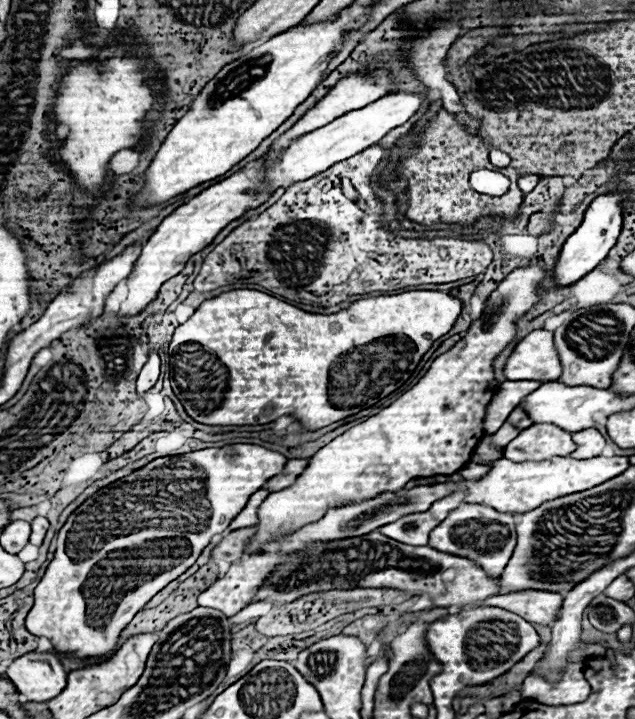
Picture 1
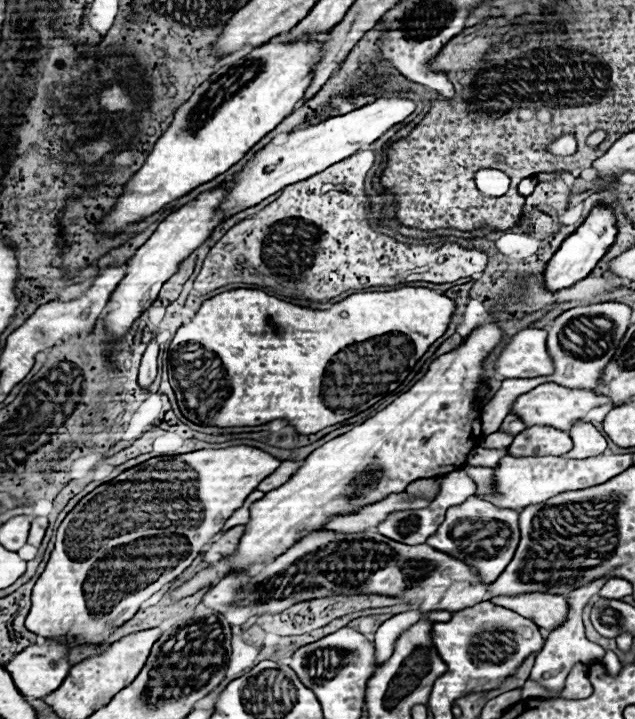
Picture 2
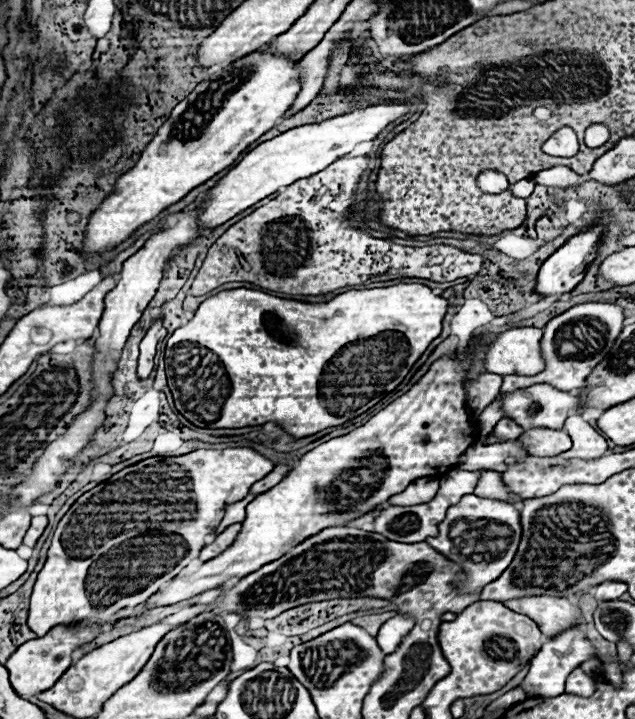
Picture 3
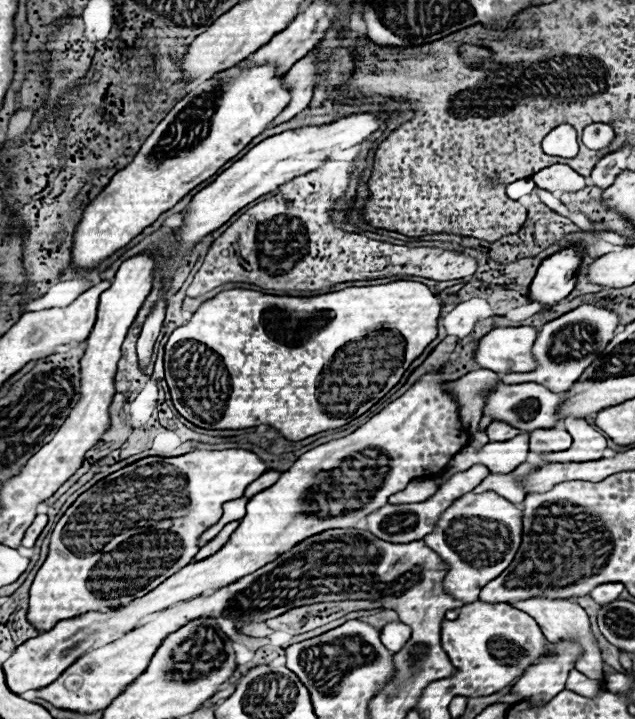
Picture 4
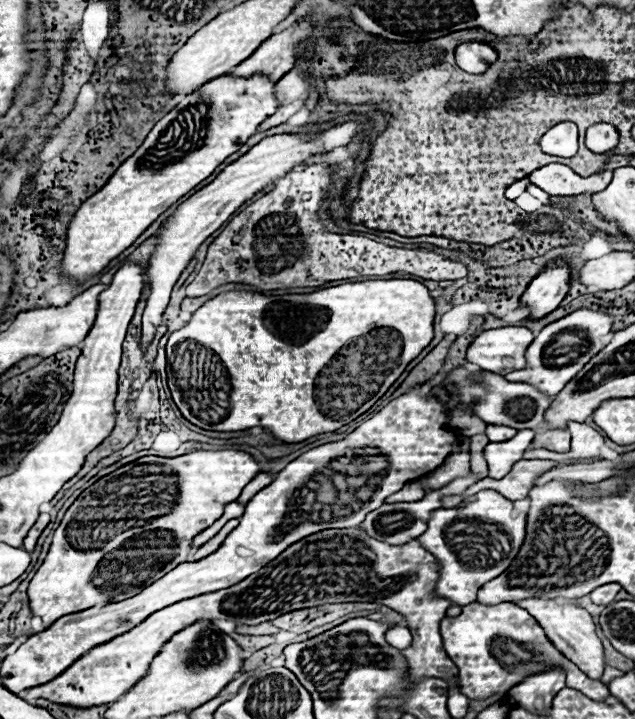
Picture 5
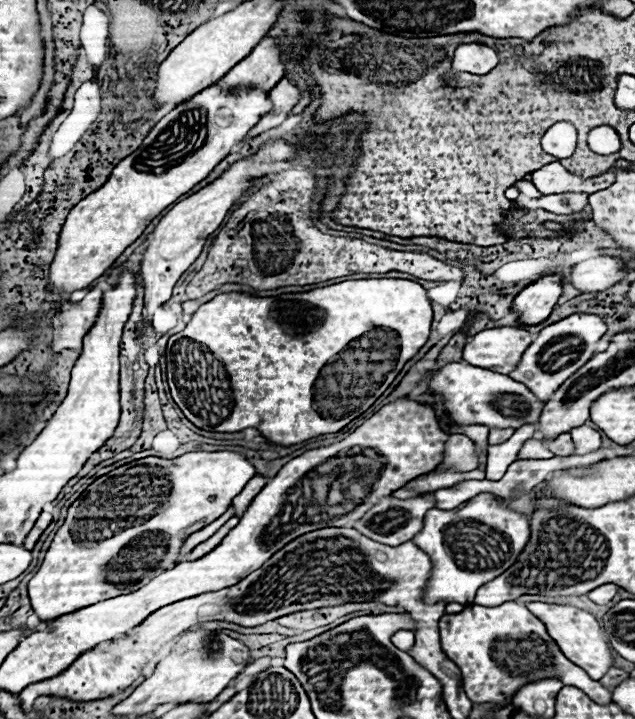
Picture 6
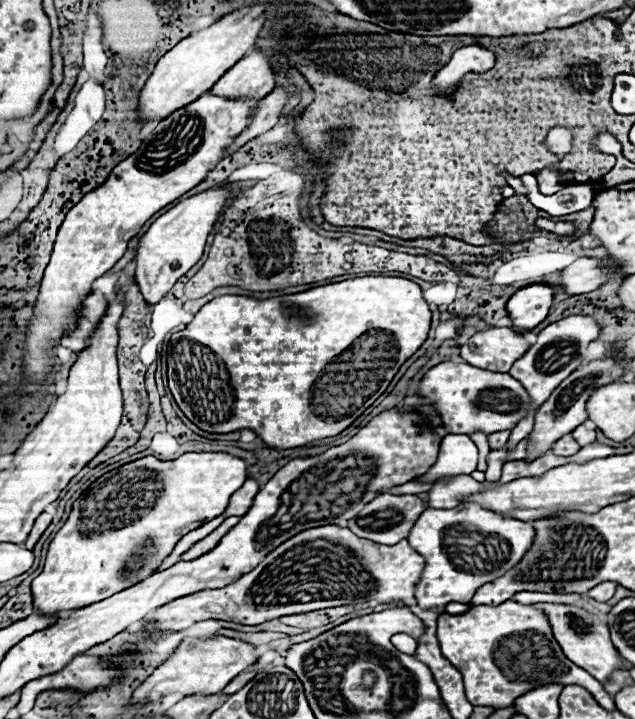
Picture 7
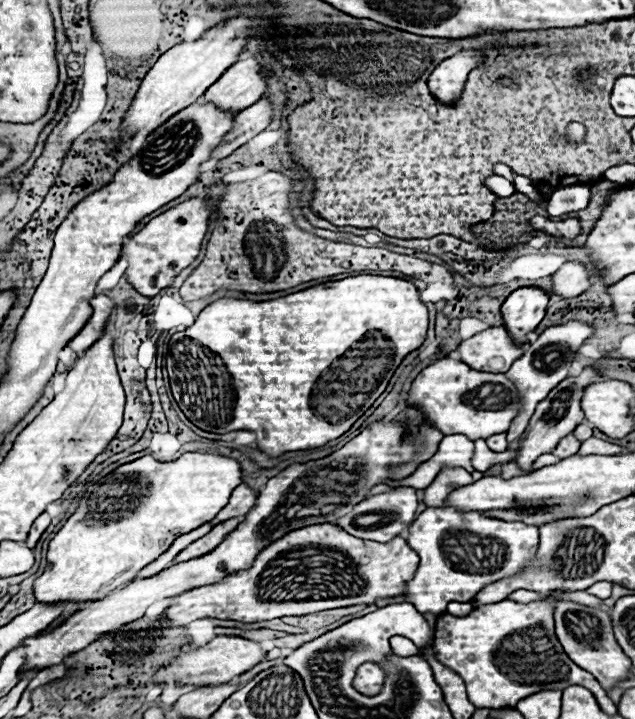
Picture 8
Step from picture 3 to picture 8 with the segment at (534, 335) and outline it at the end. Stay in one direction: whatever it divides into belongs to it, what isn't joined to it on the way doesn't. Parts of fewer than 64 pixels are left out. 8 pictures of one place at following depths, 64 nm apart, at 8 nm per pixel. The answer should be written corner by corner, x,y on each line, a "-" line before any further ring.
492,326
464,340
456,352
464,364
476,370
506,372
524,354
524,344
514,342
504,326

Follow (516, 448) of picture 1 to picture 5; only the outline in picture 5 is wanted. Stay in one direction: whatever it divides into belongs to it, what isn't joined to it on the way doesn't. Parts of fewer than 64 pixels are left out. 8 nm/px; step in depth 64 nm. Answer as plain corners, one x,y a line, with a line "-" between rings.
546,430
538,432
532,440
534,448
546,448
552,452
566,452
570,448
570,434
568,430

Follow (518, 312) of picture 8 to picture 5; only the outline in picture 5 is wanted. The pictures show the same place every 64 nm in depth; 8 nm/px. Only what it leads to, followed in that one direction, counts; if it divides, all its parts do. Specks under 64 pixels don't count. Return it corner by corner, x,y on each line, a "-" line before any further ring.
564,261
550,263
530,282
524,292
524,306
532,308
530,318
538,320
560,306
570,290
570,264

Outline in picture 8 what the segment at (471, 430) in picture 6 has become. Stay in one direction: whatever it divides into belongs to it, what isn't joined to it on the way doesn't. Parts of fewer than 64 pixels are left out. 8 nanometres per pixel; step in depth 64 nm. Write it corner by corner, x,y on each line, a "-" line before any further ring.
484,438
474,440
474,458
472,466
475,470
485,472
492,464
504,464
514,460
519,455
520,443
510,444
508,449
502,453
492,452
486,446

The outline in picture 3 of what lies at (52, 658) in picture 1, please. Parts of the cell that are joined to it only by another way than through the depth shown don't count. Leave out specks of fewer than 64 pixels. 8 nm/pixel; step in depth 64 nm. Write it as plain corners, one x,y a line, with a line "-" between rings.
124,618
118,624
104,624
104,626
86,626
86,624
76,624
76,626
56,626
50,630
50,634
36,638
32,642
26,642
24,646
20,646
16,650
16,654
12,654
8,658
8,662
4,664
10,672
10,684
12,688
20,694
40,694
44,690
50,690
60,676
72,666
72,652
88,642
92,642
98,634
102,632
110,632
114,626
124,626
128,624
132,618

